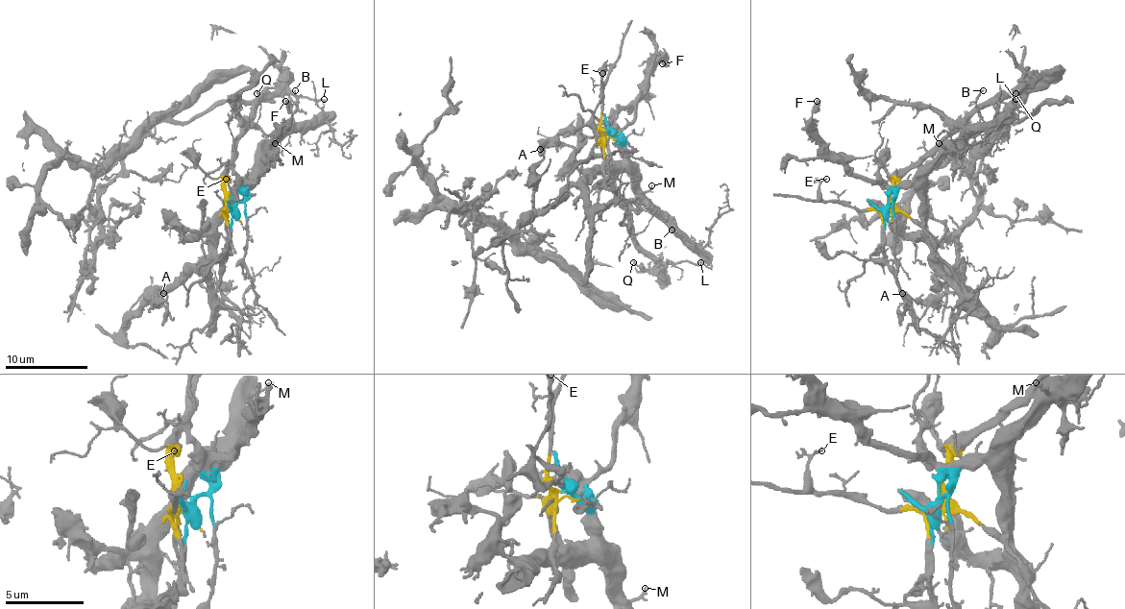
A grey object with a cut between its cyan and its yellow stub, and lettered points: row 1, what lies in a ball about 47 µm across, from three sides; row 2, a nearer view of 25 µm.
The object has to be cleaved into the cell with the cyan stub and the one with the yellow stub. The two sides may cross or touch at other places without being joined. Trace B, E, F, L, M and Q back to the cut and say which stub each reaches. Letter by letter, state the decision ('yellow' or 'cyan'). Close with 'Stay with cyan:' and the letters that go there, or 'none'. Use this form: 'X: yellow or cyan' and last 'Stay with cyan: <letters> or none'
B: cyan
E: yellow
F: cyan
L: yellow
M: cyan
Q: yellow
Stay with cyan: B, F, M

